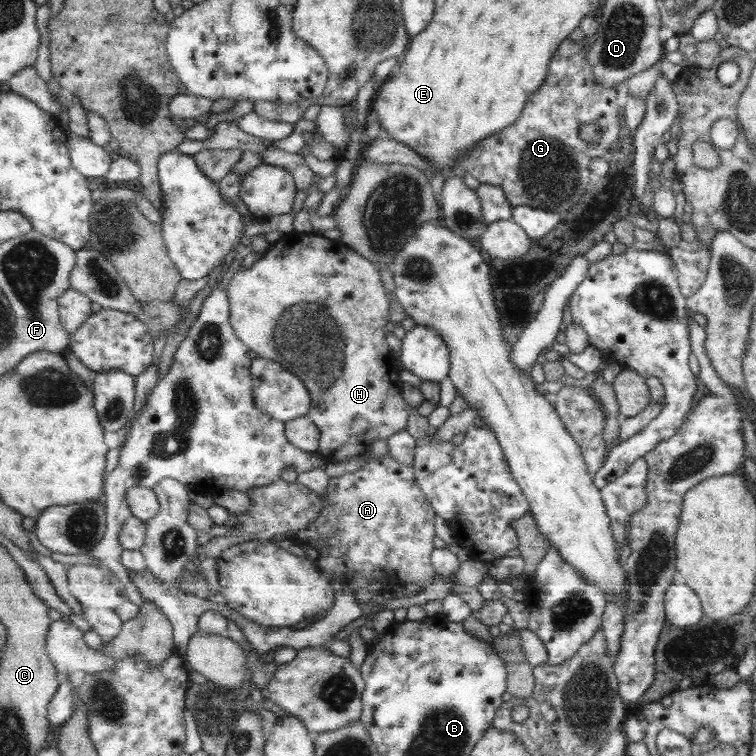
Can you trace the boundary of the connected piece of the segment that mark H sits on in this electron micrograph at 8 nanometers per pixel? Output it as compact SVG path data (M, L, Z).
M312 229L304 233L293 231L283 234L249 269L239 270L235 274L235 278L229 283L229 301L231 306L230 320L232 321L233 329L236 330L236 336L244 344L247 344L257 356L275 360L286 369L296 373L309 389L313 404L308 417L320 428L321 440L318 452L320 452L320 456L326 463L332 461L345 462L355 456L363 457L370 450L373 442L388 440L396 432L406 430L409 418L415 408L412 408L401 394L404 387L404 382L401 382L401 378L399 378L399 364L401 360L398 356L395 356L393 350L387 344L385 326L392 322L391 314L389 314L389 294L387 294L385 286L383 286L378 265L365 259L356 250L349 248L341 238L327 239L318 232L314 233Z

